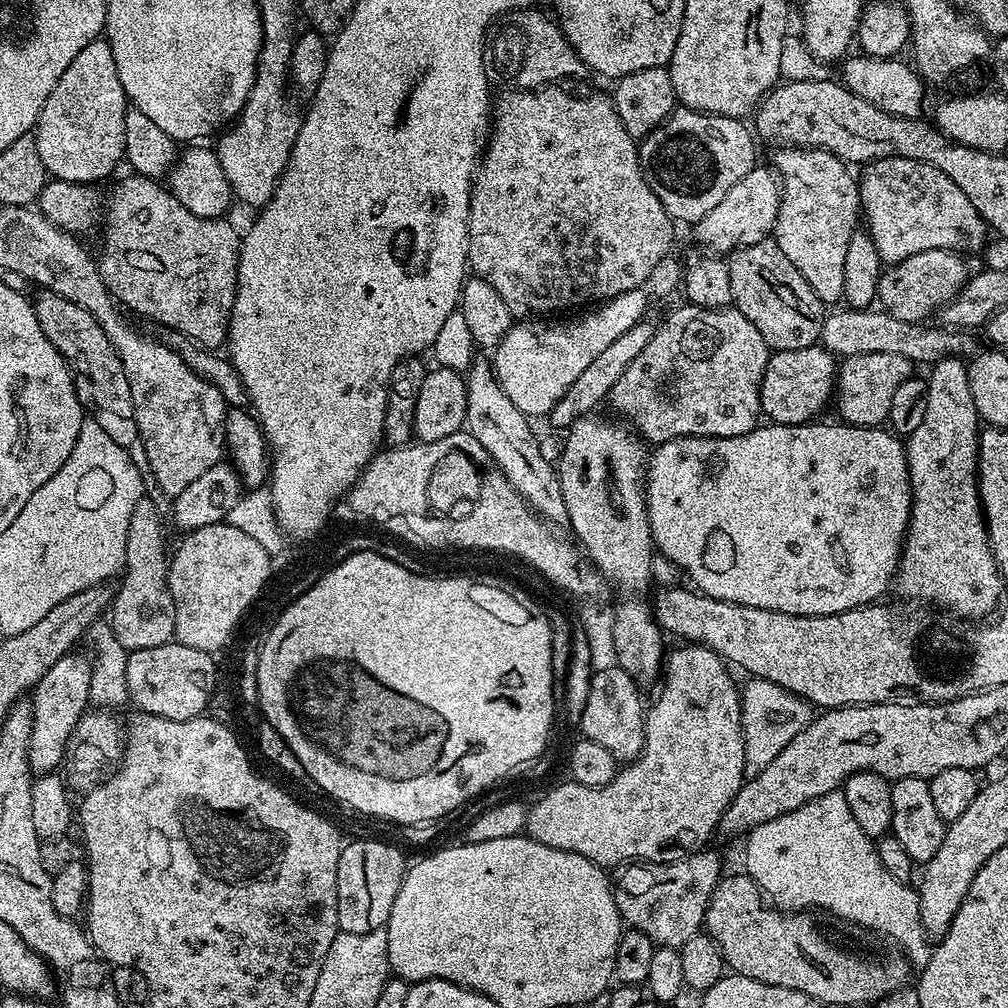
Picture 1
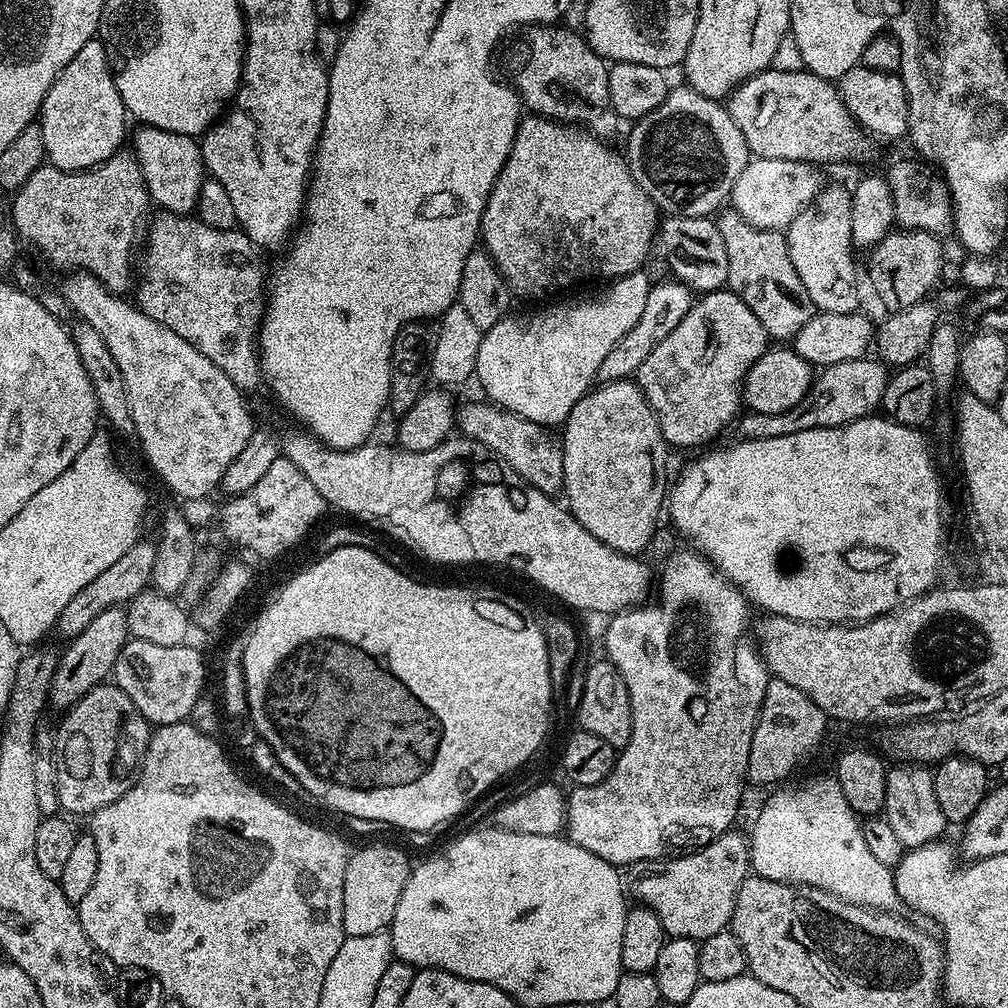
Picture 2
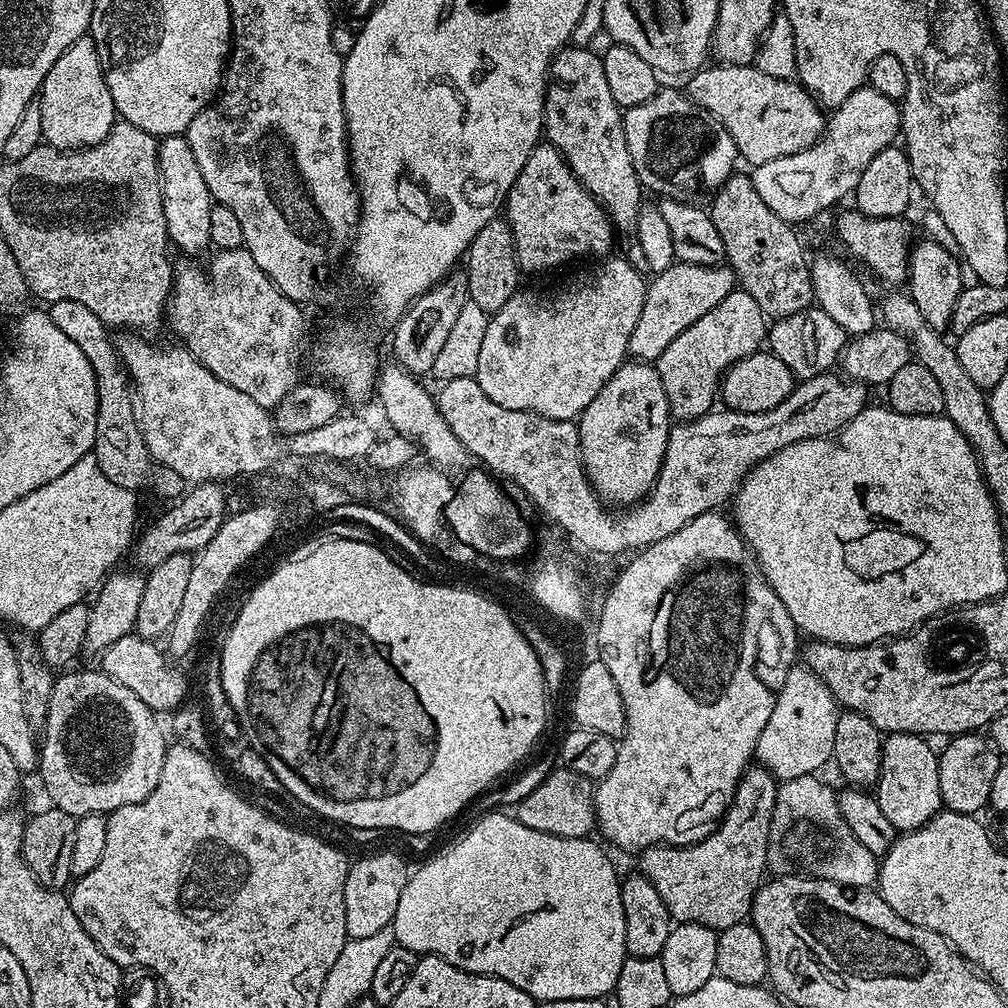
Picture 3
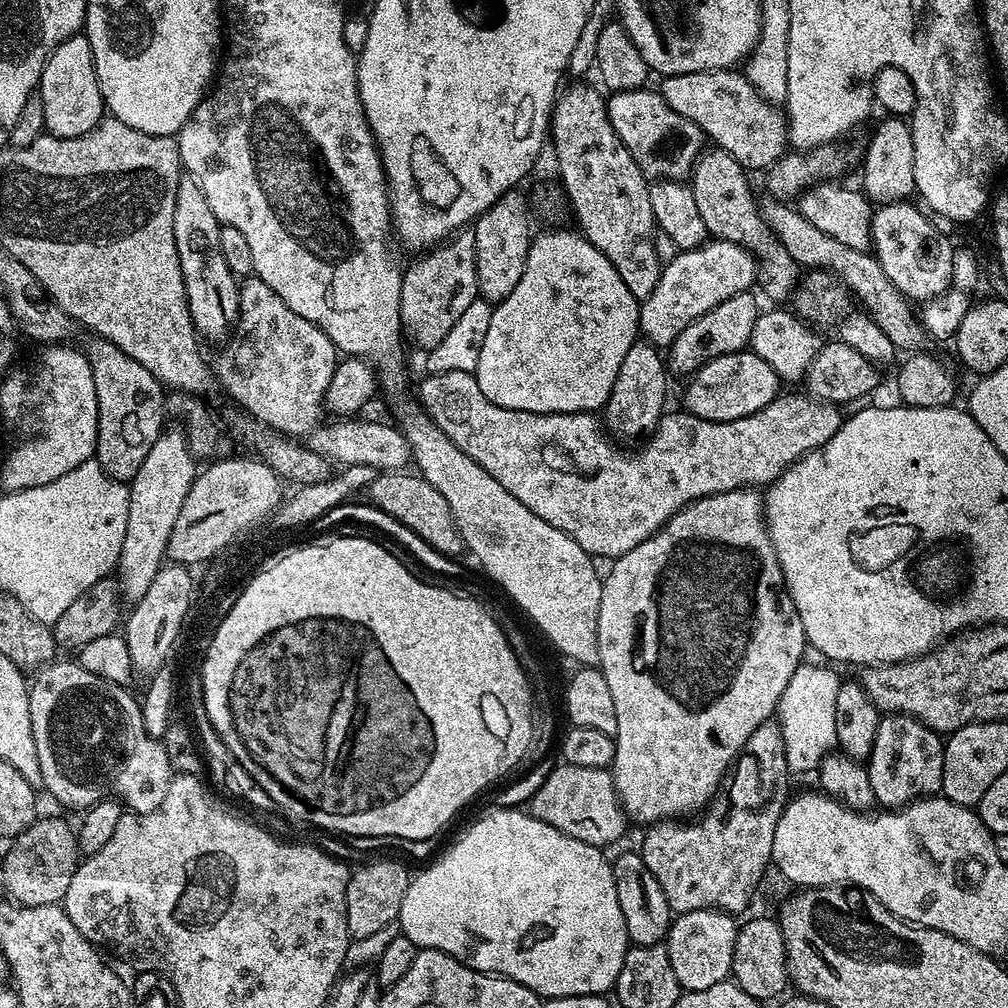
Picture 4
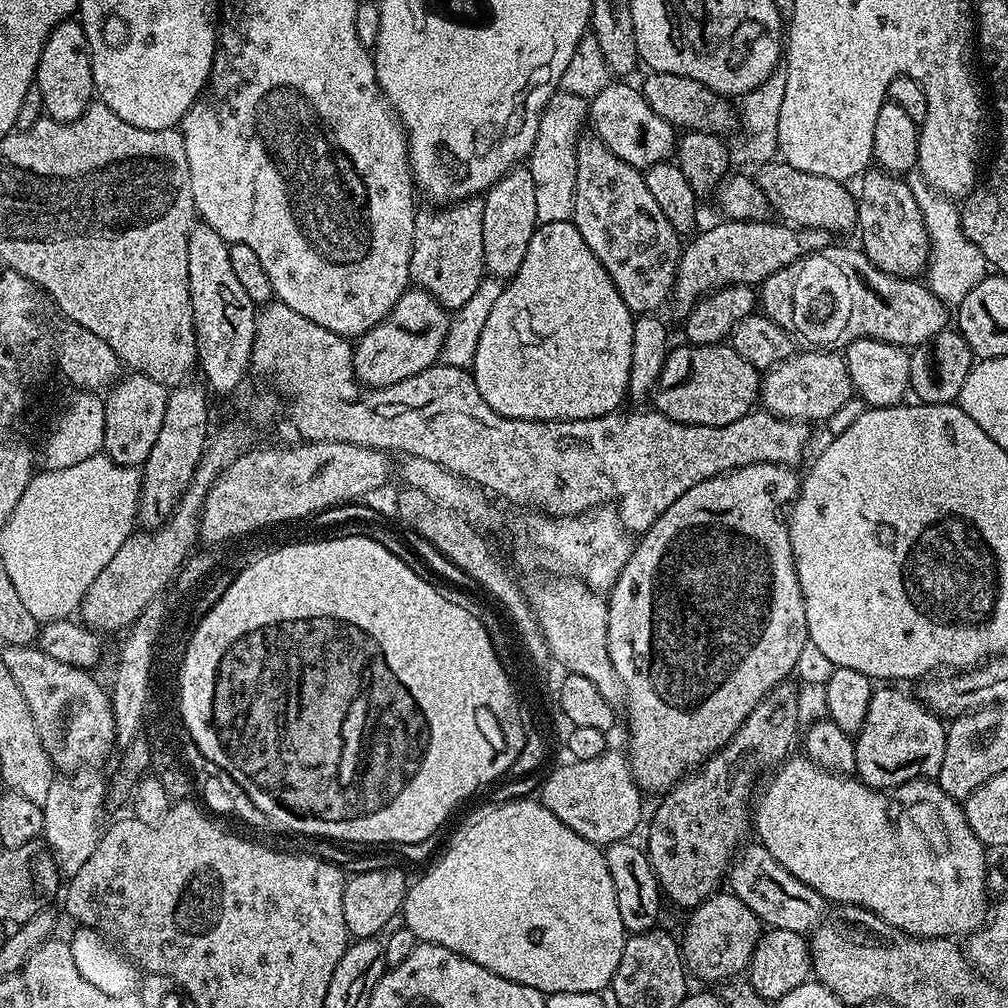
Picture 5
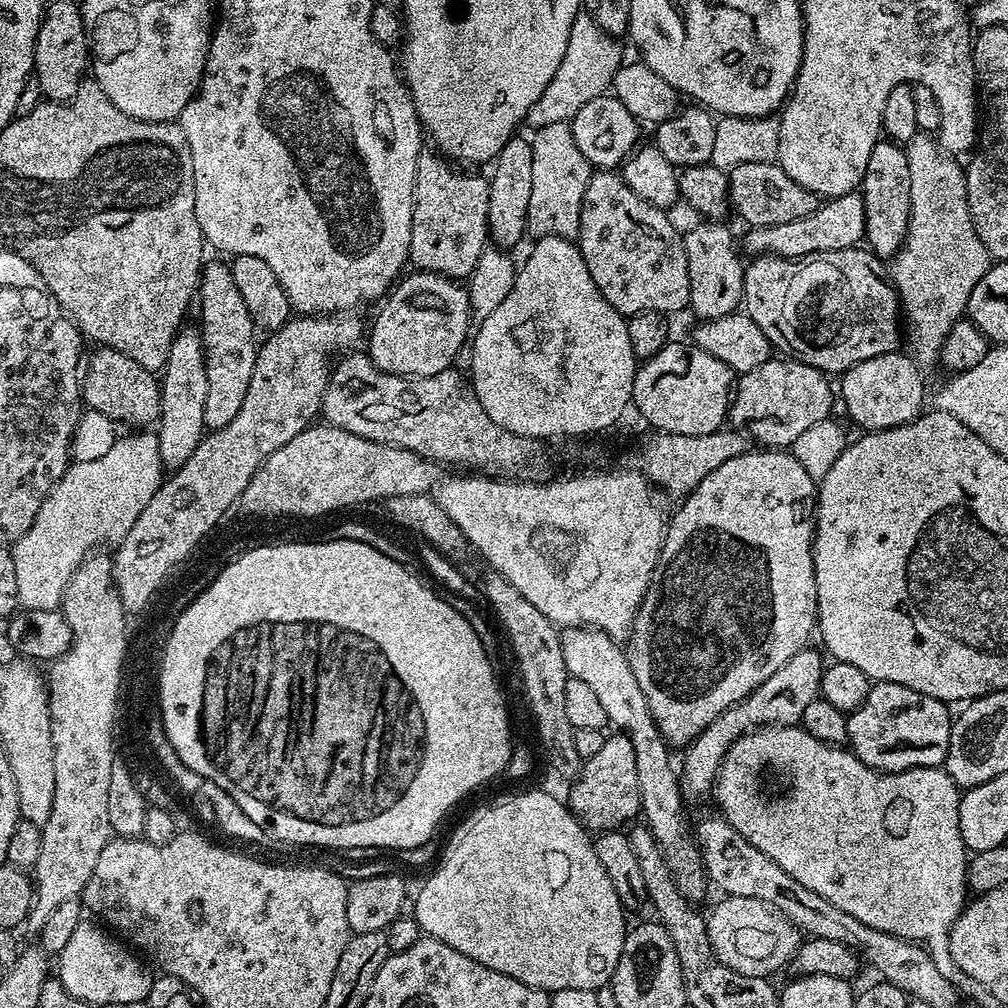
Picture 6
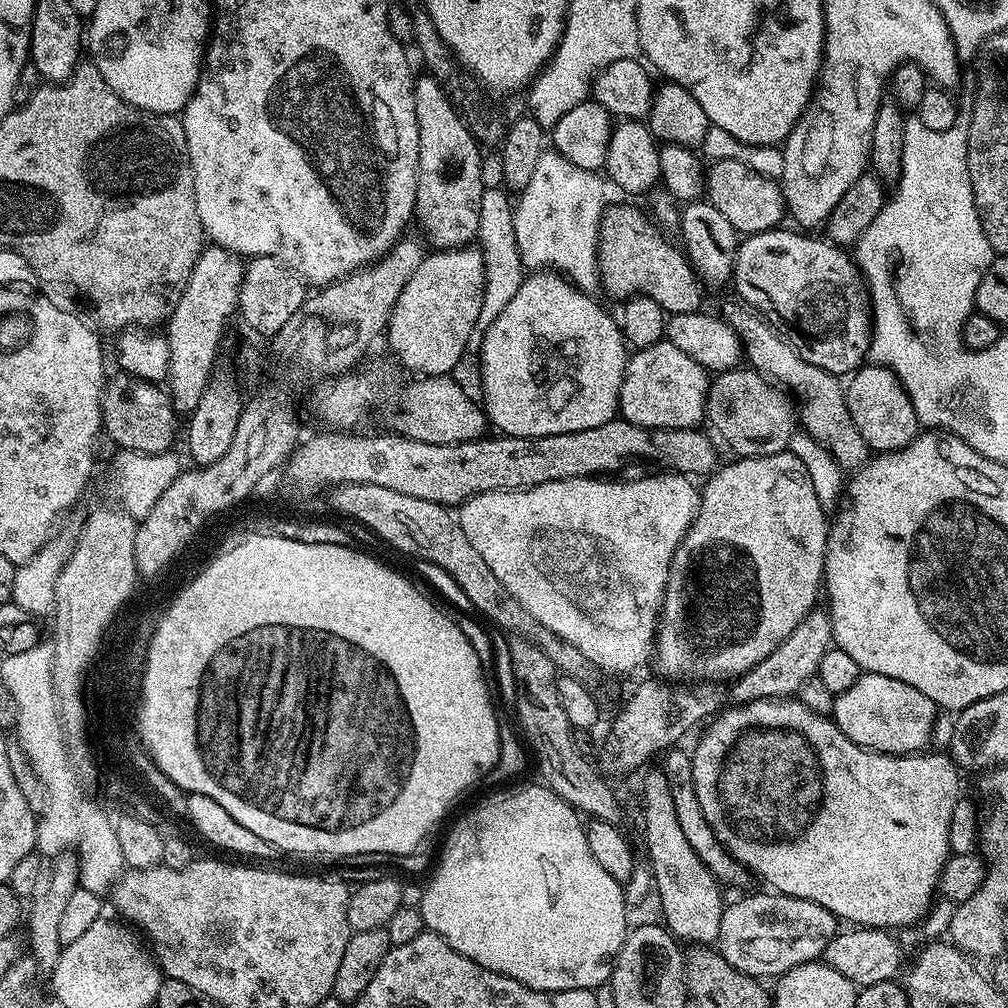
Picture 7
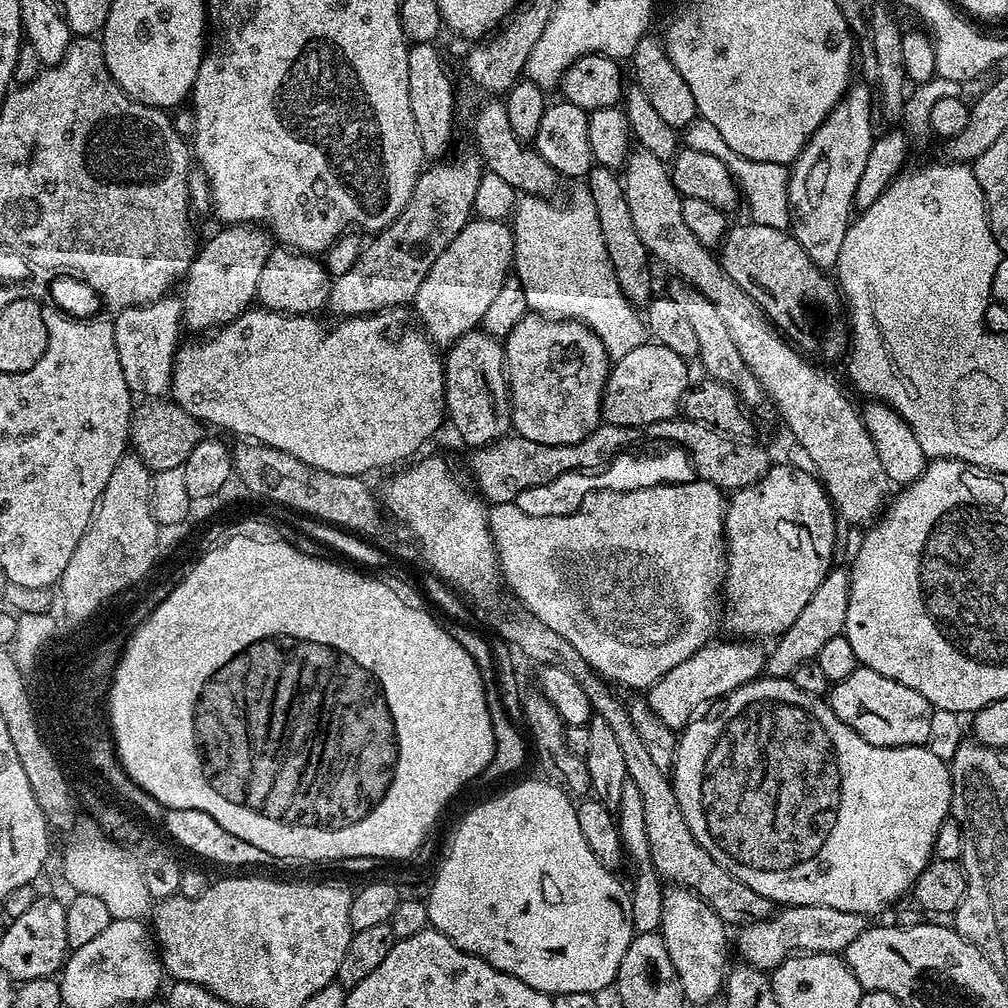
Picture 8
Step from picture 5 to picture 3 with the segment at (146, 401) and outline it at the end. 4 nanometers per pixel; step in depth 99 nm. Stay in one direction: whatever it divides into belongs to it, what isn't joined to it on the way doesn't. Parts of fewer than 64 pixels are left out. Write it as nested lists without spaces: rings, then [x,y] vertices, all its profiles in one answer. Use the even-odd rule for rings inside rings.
[[[70,299],[49,304],[48,313],[54,326],[57,326],[66,338],[77,343],[95,372],[99,404],[92,455],[98,462],[102,474],[116,486],[134,493],[150,490],[168,499],[168,502],[180,499],[186,491],[186,481],[169,467],[156,464],[150,456],[145,439],[142,438],[141,428],[138,426],[132,384],[123,361],[117,354],[115,341],[107,325],[82,302]]]

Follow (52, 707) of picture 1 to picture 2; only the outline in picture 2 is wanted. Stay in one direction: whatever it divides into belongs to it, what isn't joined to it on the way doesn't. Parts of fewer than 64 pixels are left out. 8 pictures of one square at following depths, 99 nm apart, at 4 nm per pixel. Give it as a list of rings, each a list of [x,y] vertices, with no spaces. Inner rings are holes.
[[[123,607],[107,608],[82,630],[82,634],[71,637],[65,652],[59,653],[60,664],[52,679],[51,703],[57,704],[60,710],[67,710],[83,698],[88,691],[105,683],[112,675],[114,662],[118,662],[118,654],[122,646],[128,643],[130,635],[127,628],[127,614]]]

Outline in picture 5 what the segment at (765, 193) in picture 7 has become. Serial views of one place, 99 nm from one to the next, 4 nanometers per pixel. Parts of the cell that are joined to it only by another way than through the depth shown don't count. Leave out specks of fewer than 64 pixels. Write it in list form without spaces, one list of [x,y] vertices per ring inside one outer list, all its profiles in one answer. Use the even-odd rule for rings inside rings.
[[[783,162],[759,165],[757,172],[760,172],[754,176],[757,186],[766,194],[769,209],[775,215],[777,212],[783,223],[800,228],[822,228],[833,234],[856,228],[856,197],[851,191],[848,193],[847,183],[818,178],[816,174],[794,170],[794,166]]]

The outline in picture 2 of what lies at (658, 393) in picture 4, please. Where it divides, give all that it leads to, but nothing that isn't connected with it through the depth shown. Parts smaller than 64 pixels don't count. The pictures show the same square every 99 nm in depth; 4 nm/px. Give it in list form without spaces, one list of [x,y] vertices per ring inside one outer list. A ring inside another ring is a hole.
[[[635,379],[609,380],[593,387],[574,406],[574,410],[570,410],[562,431],[562,496],[568,511],[583,528],[594,534],[594,538],[598,538],[598,542],[610,546],[615,552],[640,554],[651,542],[652,535],[656,532],[656,519],[662,516],[662,509],[666,504],[666,489],[670,484],[670,446],[664,441],[658,418],[646,402]]]

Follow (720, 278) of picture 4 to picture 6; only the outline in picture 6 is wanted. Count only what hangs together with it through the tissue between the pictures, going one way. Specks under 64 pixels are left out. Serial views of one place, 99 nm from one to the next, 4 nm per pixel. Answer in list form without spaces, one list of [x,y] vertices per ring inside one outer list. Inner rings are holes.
[[[859,191],[847,192],[835,198],[828,198],[815,208],[806,218],[794,218],[794,222],[782,222],[769,228],[747,229],[742,240],[742,248],[751,254],[771,254],[796,260],[799,256],[809,256],[815,252],[846,250],[857,247],[864,240],[866,226],[866,206]]]

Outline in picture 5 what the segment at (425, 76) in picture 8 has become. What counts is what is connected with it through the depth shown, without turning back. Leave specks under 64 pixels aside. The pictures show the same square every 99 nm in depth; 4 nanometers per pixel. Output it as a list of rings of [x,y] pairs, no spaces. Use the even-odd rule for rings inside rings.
[[[483,199],[424,207],[417,211],[414,218],[414,242],[408,279],[415,287],[429,292],[443,308],[460,309],[473,297],[474,290],[486,277],[482,250]]]

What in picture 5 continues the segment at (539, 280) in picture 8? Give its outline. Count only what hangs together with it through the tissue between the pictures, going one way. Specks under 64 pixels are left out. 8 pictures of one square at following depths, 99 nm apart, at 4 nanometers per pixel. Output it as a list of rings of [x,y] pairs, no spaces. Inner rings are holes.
[[[558,90],[550,98],[548,105],[540,114],[538,132],[534,138],[532,151],[526,157],[526,167],[530,170],[534,182],[534,203],[538,214],[537,221],[540,224],[550,222],[562,222],[571,220],[572,207],[574,206],[574,178],[576,177],[576,142],[582,135],[580,126],[584,126],[588,115],[589,101],[578,94]]]

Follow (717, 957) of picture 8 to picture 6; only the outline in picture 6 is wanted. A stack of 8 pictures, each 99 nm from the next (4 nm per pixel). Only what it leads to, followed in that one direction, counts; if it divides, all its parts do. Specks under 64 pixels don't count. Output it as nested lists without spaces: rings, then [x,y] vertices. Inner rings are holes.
[[[582,627],[564,628],[560,632],[562,658],[566,658],[568,675],[578,678],[578,682],[589,684],[606,710],[609,725],[630,738],[630,746],[634,746],[634,762],[638,769],[643,823],[647,824],[654,834],[680,893],[689,902],[697,902],[696,900],[704,896],[704,884],[706,888],[704,860],[690,835],[689,825],[688,828],[684,825],[684,800],[680,790],[680,777],[674,764],[672,768],[672,756],[668,753],[670,745],[652,720],[650,706],[646,706],[646,694],[642,694],[641,688],[638,687],[634,670],[630,670],[625,649],[616,644],[619,643],[613,637],[599,630]]]

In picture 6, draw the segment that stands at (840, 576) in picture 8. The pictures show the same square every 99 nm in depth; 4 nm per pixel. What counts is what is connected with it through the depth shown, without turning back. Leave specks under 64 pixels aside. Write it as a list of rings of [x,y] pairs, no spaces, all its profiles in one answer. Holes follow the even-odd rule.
[[[806,646],[778,670],[774,670],[774,674],[770,674],[770,678],[766,678],[746,698],[718,714],[718,718],[714,718],[714,722],[710,722],[710,726],[706,726],[696,735],[695,740],[687,745],[685,752],[688,753],[684,756],[684,765],[679,765],[678,768],[681,793],[688,800],[696,800],[707,792],[709,795],[716,783],[716,772],[720,768],[722,758],[726,758],[726,750],[730,750],[732,743],[740,736],[769,724],[799,725],[802,710],[806,710],[806,706],[810,706],[810,702],[820,696],[820,679],[825,667],[825,661],[820,661],[819,654],[812,646]]]

